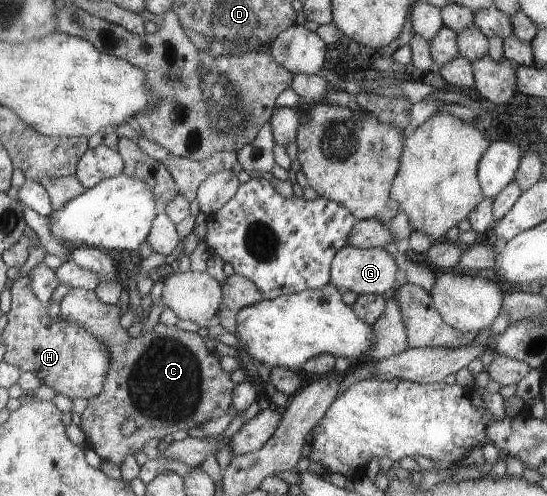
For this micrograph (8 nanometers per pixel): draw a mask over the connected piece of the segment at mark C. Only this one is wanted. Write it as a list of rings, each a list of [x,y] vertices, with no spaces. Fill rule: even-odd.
[[[71,288],[60,302],[60,313],[66,320],[81,324],[84,328],[87,328],[94,336],[101,338],[110,351],[110,369],[108,371],[108,377],[104,383],[104,390],[97,395],[96,398],[91,398],[88,400],[87,407],[81,414],[80,428],[86,435],[87,443],[89,443],[89,447],[91,447],[90,449],[96,451],[103,461],[111,461],[111,463],[115,463],[115,465],[121,465],[128,455],[135,455],[135,453],[142,449],[143,445],[149,441],[159,441],[168,433],[171,435],[179,429],[184,429],[187,432],[192,427],[200,426],[201,424],[205,423],[205,421],[209,421],[211,419],[211,415],[213,415],[213,417],[219,417],[219,415],[221,415],[221,413],[223,413],[223,411],[229,407],[229,403],[231,403],[231,397],[233,397],[233,395],[231,395],[231,391],[234,390],[233,387],[236,387],[236,385],[233,385],[233,381],[231,381],[229,373],[225,373],[225,371],[221,369],[221,365],[219,365],[219,359],[217,359],[213,353],[209,353],[209,351],[207,351],[207,347],[205,347],[205,341],[203,341],[203,338],[197,332],[186,332],[177,326],[168,326],[160,322],[155,324],[151,330],[145,332],[139,331],[138,329],[130,330],[123,328],[119,324],[121,316],[119,313],[124,308],[123,302],[124,300],[120,300],[115,304],[104,304],[95,296],[94,290],[86,290],[85,288]],[[127,417],[131,417],[131,419],[135,421],[136,425],[135,432],[132,435],[129,435],[129,437],[123,436],[119,429],[121,423],[123,423],[123,420],[127,419]]]

